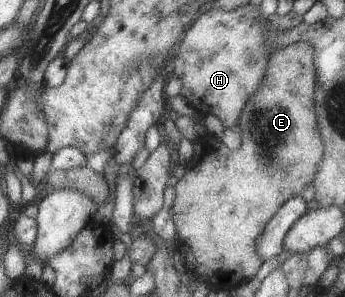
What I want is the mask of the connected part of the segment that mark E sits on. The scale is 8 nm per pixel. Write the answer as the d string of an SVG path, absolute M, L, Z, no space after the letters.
M299 41L278 48L266 61L262 85L252 91L238 114L240 147L226 149L210 134L191 142L193 156L182 177L174 182L175 198L169 208L188 267L194 267L194 271L202 267L206 273L216 275L238 271L247 280L254 277L263 262L256 255L254 239L278 211L278 189L286 199L300 196L322 161L323 145L314 109L315 85L313 46Z

